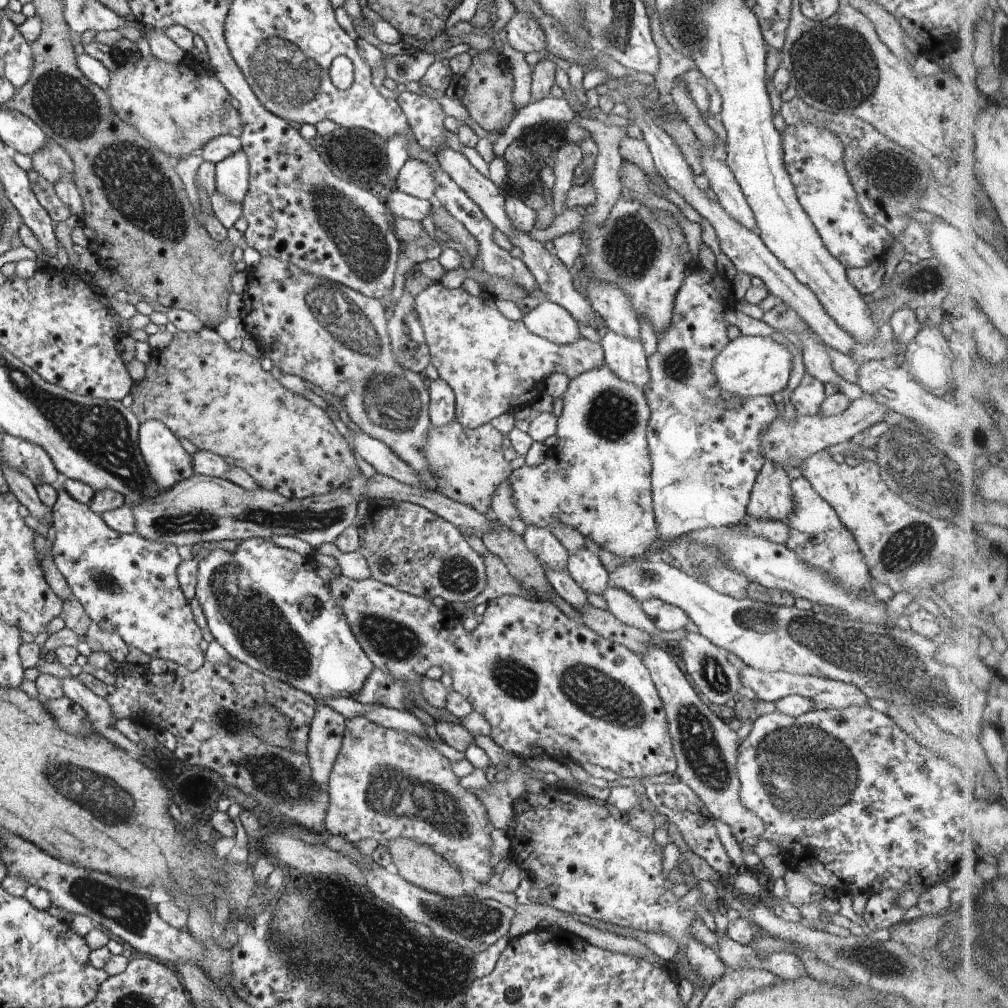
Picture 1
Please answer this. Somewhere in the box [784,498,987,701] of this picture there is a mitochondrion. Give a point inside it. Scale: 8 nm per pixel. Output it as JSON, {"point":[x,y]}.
{"point":[909,541]}

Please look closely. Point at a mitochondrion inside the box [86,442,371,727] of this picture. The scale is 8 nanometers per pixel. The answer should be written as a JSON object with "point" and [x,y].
{"point":[264,632]}

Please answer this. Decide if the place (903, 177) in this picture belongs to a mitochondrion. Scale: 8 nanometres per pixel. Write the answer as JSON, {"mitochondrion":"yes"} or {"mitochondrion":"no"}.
{"mitochondrion":"yes"}

